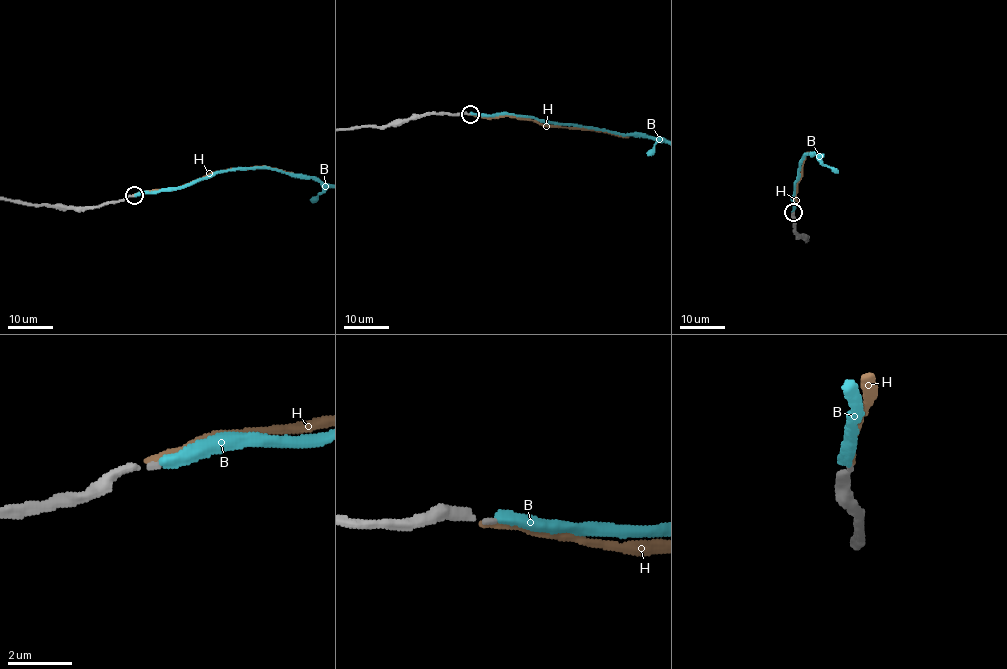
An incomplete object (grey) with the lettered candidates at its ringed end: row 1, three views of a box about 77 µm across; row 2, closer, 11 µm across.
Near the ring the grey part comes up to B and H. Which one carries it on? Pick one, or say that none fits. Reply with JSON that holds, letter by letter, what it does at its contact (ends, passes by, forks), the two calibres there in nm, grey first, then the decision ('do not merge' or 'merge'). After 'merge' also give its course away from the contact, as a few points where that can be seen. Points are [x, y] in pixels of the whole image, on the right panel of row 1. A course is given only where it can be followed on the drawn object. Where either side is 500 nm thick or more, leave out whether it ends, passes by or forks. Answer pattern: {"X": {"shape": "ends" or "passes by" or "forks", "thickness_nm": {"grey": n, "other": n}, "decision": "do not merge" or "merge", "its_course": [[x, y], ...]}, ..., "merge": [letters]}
{"B": {"shape": "ends", "thickness_nm": {"grey": 190, "other": 360}, "decision": "merge"}, "H": {"shape": "ends", "thickness_nm": {"grey": 190, "other": 260}, "decision": "do not merge"}, "merge": ["B"]}

